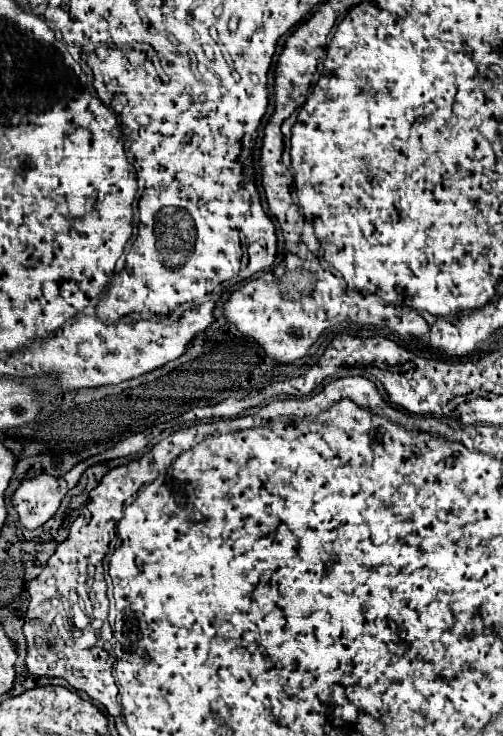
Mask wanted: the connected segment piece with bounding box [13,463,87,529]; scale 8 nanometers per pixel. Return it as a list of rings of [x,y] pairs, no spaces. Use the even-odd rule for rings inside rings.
[[[77,463],[67,475],[39,475],[27,479],[13,493],[13,507],[19,515],[19,523],[27,529],[37,529],[49,521],[61,505],[61,499],[69,489],[73,489],[87,469],[87,463]]]

